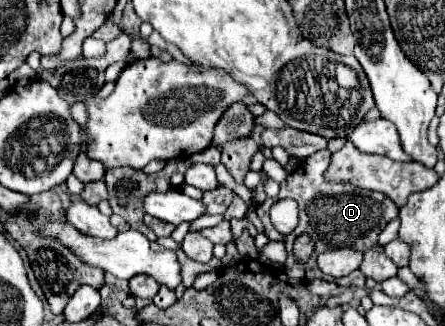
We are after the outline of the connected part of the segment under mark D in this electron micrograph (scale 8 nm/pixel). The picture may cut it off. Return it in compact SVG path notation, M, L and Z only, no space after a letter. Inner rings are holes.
M322 149L322 151L316 151L314 155L310 155L294 173L290 173L288 181L284 181L280 187L280 195L276 199L268 199L264 205L260 205L256 209L260 221L264 223L264 233L272 239L272 241L278 241L278 239L284 239L286 241L286 251L288 251L288 259L284 263L284 273L288 277L298 277L302 279L302 271L304 271L304 277L306 279L314 279L314 277L320 277L320 279L326 279L326 275L318 269L316 265L316 255L324 253L324 251L334 251L334 249L342 249L342 247L352 247L352 249L358 249L358 251L368 251L372 245L376 245L376 239L378 239L378 233L392 221L398 217L398 207L394 201L390 201L386 195L382 193L376 193L376 191L368 191L368 189L358 189L358 187L352 187L352 185L344 185L344 183L328 183L322 173L326 171L328 167L328 161L330 161L330 151L328 149ZM284 197L290 197L298 203L300 207L300 223L298 227L288 235L288 237L282 237L274 225L270 223L270 205L284 199ZM308 231L310 237L316 241L316 251L314 255L308 259L306 265L300 265L294 261L294 255L292 255L292 243L296 239L296 235Z

